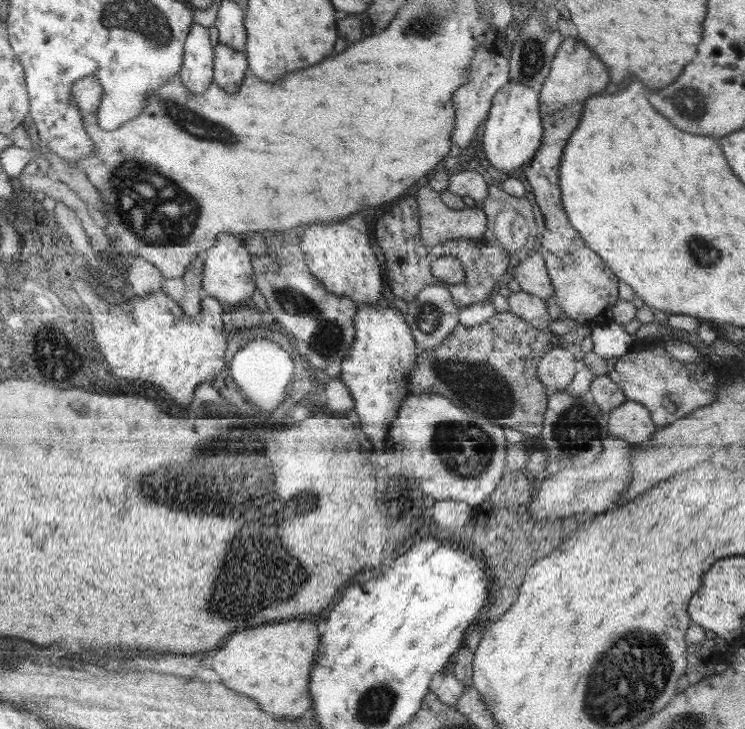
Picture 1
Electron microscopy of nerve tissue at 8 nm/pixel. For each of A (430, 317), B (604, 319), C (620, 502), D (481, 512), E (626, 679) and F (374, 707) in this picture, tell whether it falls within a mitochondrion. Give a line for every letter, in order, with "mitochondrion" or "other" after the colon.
A: mitochondrion
B: other
C: other
D: other
E: mitochondrion
F: mitochondrion

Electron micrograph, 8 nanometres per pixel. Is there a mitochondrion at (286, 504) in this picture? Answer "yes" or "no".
yes

